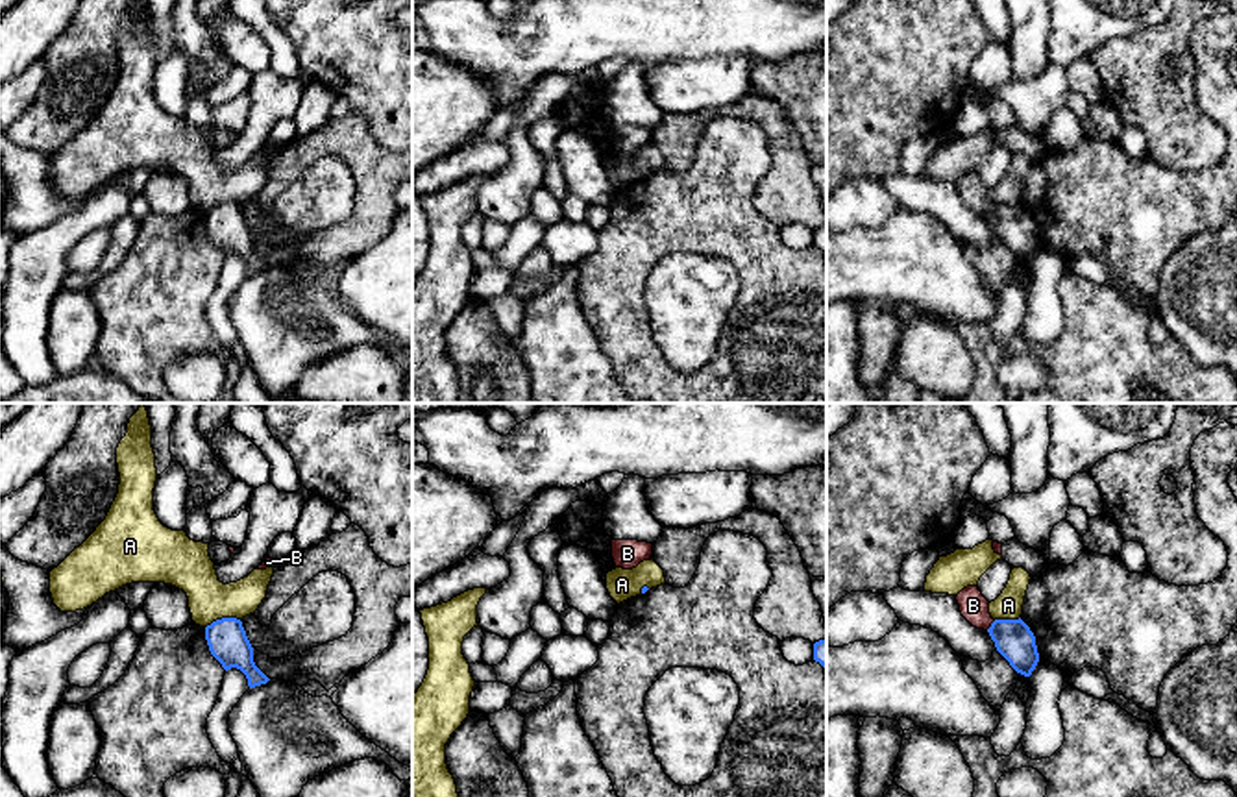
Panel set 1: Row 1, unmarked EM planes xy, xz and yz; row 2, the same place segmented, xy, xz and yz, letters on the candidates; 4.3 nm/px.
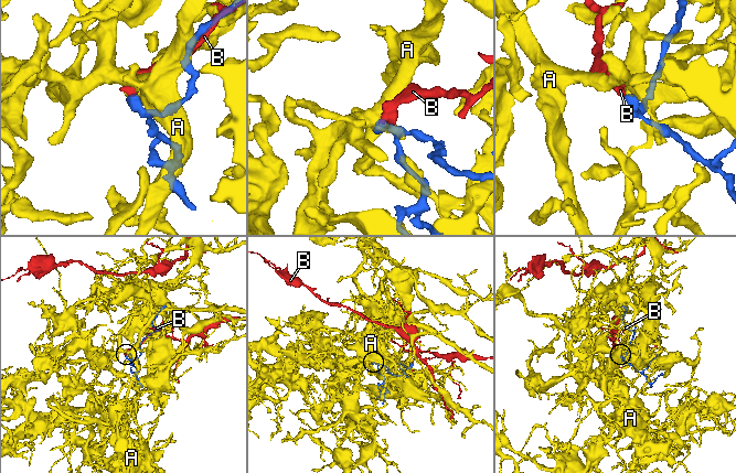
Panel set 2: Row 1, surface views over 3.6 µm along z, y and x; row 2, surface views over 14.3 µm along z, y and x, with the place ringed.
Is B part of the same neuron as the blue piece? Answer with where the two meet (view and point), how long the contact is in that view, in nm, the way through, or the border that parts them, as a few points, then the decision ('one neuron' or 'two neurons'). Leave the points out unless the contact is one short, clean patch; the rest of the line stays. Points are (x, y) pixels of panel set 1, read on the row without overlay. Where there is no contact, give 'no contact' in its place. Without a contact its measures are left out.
contact yz (992, 211); length 60 nm; border yz (995, 206), (986, 215); two neurons

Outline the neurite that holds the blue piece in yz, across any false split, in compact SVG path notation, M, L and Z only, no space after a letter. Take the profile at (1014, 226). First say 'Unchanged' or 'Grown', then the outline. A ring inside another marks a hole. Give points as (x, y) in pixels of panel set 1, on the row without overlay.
Unchanged. M1021 203L995 205L987 218L1010 251L1017 259L1030 263L1039 248L1035 222L1030 213Z

